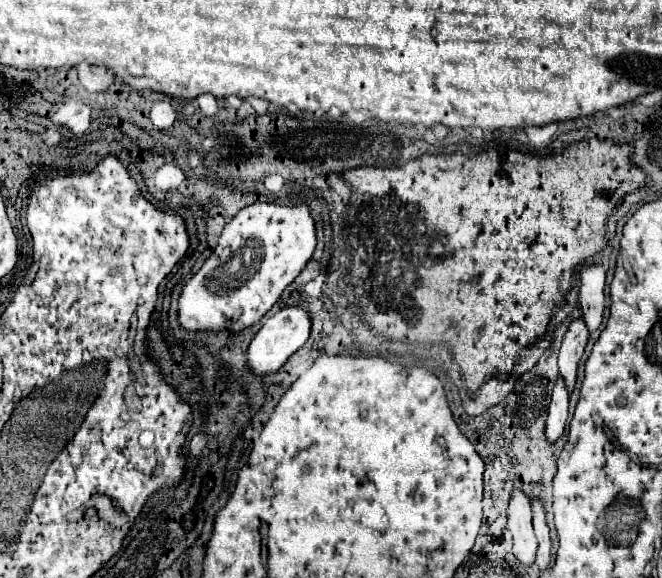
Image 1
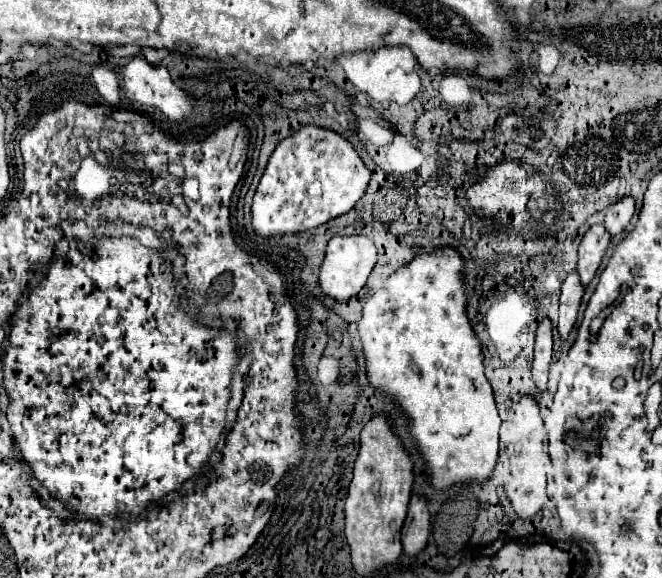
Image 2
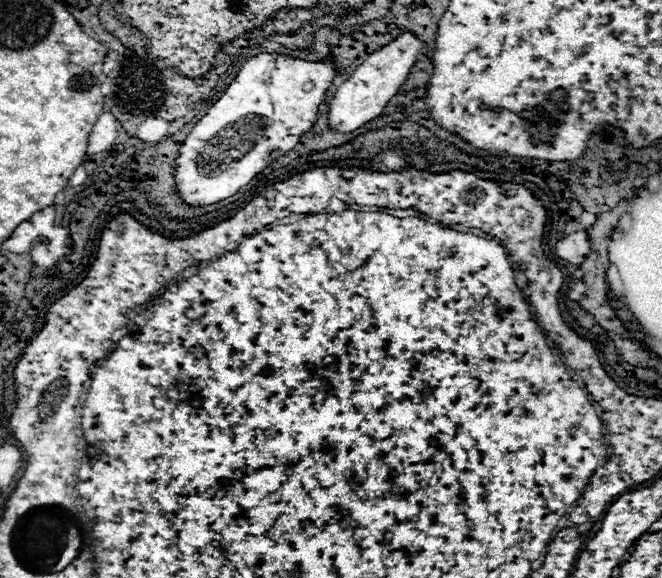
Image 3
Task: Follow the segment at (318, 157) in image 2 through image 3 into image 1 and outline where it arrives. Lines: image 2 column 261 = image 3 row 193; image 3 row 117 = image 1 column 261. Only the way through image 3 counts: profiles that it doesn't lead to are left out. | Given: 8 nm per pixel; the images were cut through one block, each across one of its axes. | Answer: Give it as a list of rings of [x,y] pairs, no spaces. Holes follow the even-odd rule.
[[[256,202],[242,208],[222,230],[218,246],[202,268],[186,282],[178,300],[178,324],[188,332],[240,332],[256,324],[280,298],[284,288],[294,282],[316,248],[316,230],[308,206],[278,206]]]

